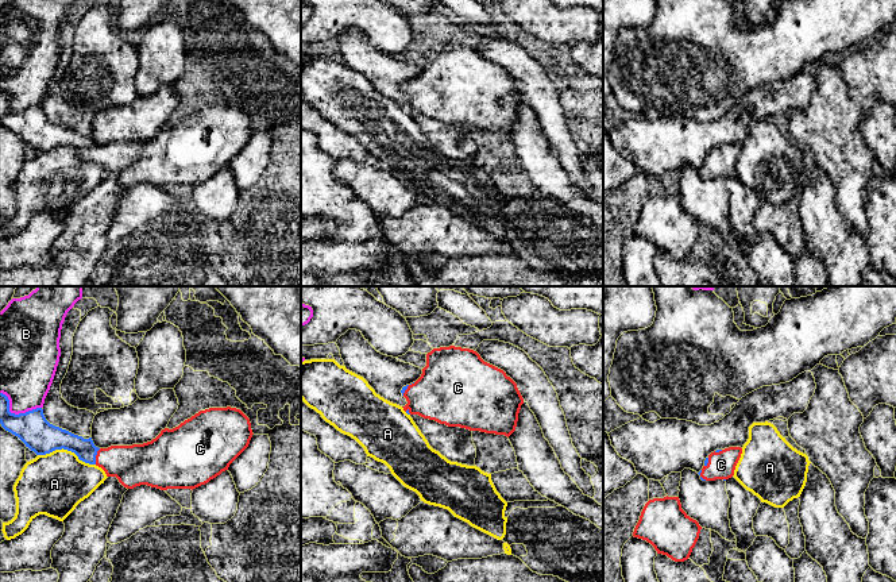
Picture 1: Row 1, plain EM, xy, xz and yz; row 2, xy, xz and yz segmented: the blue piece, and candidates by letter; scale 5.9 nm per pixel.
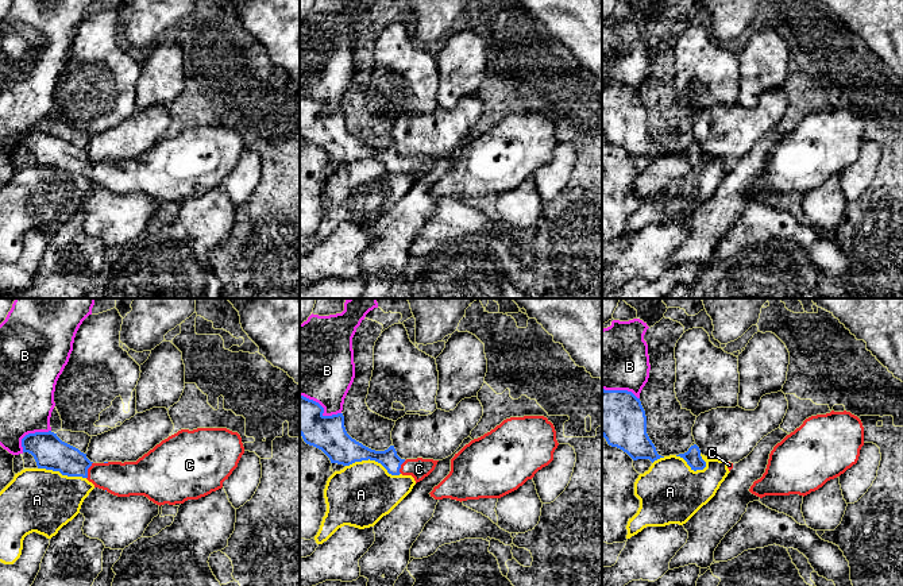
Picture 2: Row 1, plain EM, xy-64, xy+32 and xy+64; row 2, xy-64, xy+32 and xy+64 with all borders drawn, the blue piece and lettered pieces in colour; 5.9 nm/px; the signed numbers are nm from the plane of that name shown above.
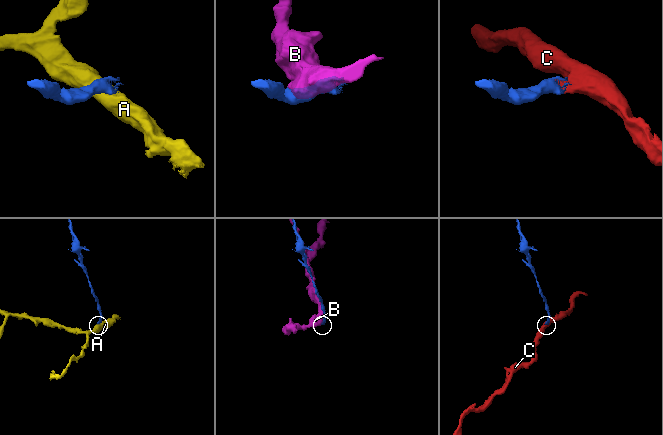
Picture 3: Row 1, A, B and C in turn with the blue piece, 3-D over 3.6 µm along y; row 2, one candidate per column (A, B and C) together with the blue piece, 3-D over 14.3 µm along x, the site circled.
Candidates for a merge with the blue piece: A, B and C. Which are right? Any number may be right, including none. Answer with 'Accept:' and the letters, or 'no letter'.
Accept: C

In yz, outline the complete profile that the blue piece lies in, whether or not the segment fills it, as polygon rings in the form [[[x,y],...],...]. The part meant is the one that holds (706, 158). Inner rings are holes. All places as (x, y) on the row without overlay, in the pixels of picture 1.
[[[729,144],[711,150],[703,166],[698,170],[702,178],[729,177],[734,173],[735,163],[741,155],[741,144]]]

